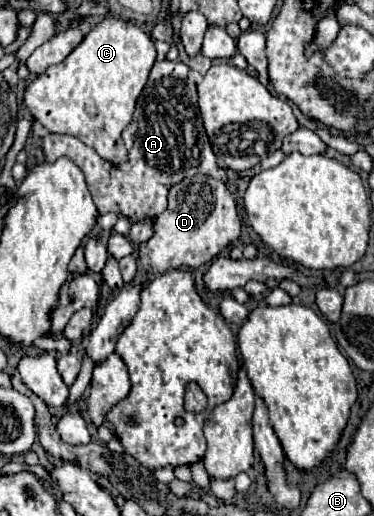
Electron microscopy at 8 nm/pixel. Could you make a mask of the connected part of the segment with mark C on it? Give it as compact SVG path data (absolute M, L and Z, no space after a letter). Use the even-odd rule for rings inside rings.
M106 17L84 37L84 41L60 65L50 65L26 87L23 102L28 107L30 115L36 121L40 121L50 133L72 135L80 139L84 145L92 147L104 161L112 165L122 165L128 161L128 151L120 135L132 121L136 99L140 97L155 61L154 42L140 27L118 17Z

